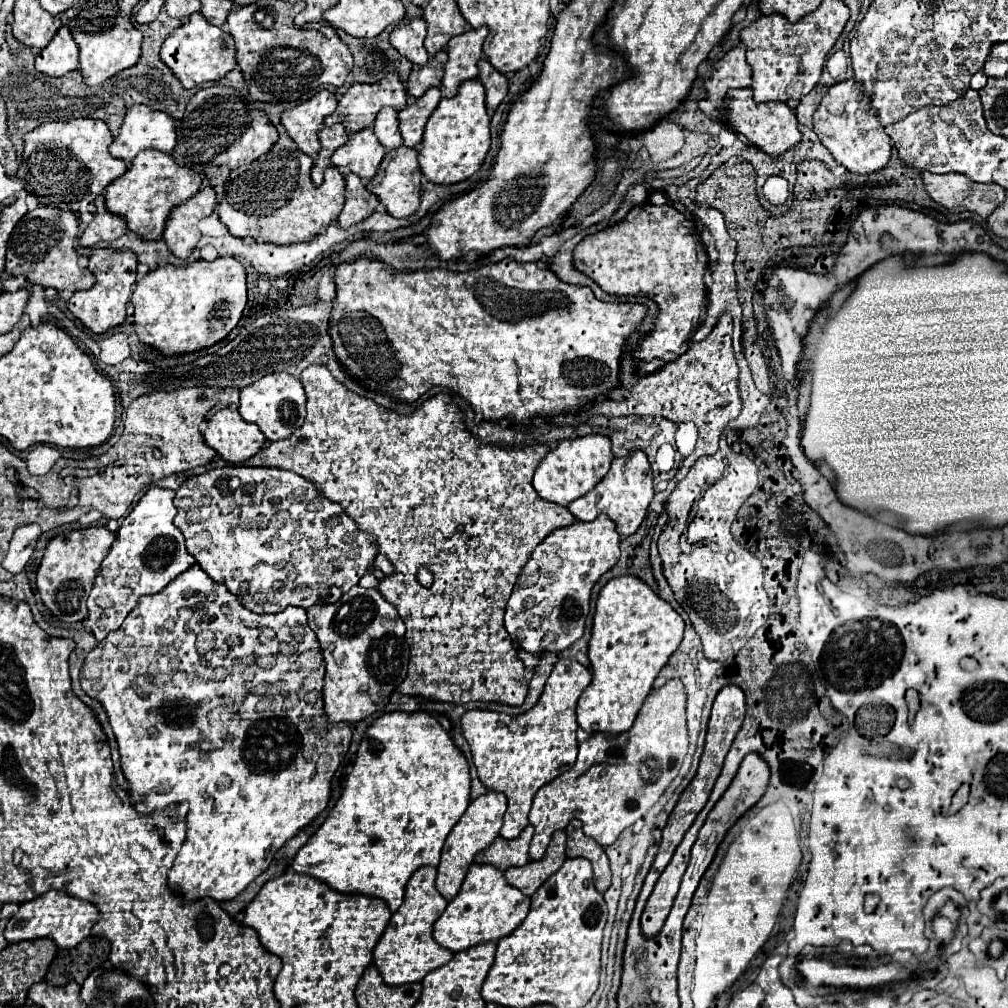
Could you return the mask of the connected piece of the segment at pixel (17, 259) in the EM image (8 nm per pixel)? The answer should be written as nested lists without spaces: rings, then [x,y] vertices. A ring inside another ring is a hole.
[[[37,206],[23,216],[23,222],[15,226],[11,242],[7,244],[5,270],[11,276],[23,274],[31,284],[55,290],[87,290],[95,284],[95,276],[89,268],[77,264],[79,254],[75,252],[75,240],[79,234],[79,218],[69,210],[55,210],[49,206]]]

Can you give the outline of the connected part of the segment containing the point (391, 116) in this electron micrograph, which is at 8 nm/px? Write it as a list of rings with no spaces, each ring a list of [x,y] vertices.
[[[383,108],[377,114],[375,136],[387,150],[403,146],[403,138],[401,138],[401,132],[399,132],[399,122],[397,122],[397,110],[395,108]]]

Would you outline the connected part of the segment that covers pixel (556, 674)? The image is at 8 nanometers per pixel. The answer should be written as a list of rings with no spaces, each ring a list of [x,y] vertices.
[[[561,658],[555,664],[539,702],[529,712],[515,718],[515,730],[505,720],[499,720],[499,712],[491,710],[469,710],[461,718],[463,734],[471,746],[479,780],[487,790],[499,790],[509,800],[509,808],[505,812],[501,828],[503,838],[511,840],[521,834],[521,830],[529,824],[527,814],[537,790],[575,764],[579,746],[575,738],[579,728],[575,706],[591,680],[593,676],[589,668],[585,668],[577,660]]]

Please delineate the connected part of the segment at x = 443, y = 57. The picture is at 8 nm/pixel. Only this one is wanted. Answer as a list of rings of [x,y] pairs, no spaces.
[[[437,52],[435,56],[429,58],[429,62],[421,68],[415,68],[409,76],[407,82],[407,92],[415,98],[423,96],[427,88],[431,86],[441,86],[441,78],[443,78],[443,70],[445,70],[445,62],[447,62],[447,52]]]

